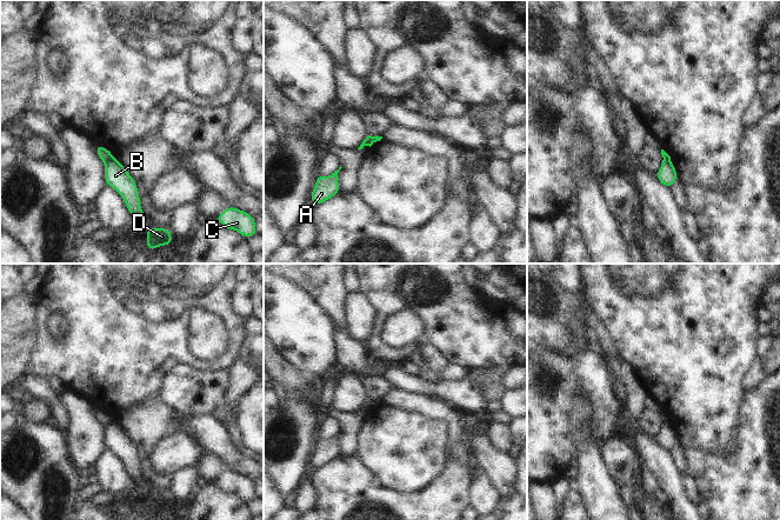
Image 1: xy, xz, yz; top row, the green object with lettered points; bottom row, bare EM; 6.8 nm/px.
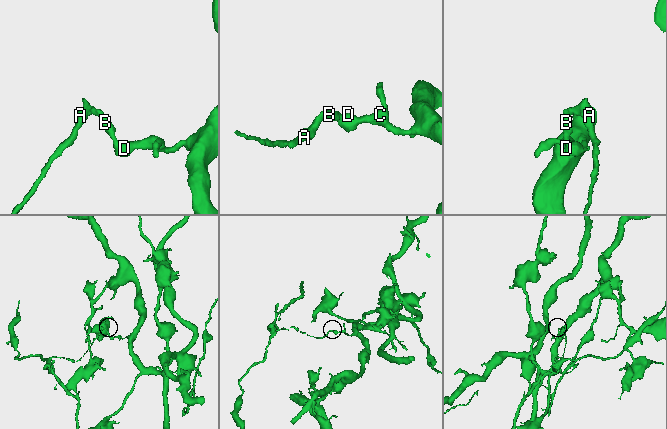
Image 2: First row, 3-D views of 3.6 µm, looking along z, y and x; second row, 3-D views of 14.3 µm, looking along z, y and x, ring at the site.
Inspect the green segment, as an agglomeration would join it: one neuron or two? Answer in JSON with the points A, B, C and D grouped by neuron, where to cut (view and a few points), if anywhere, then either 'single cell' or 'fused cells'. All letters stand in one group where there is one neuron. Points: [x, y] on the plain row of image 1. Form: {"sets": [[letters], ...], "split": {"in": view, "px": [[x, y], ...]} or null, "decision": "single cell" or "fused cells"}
{"sets": [["A"], ["B", "C", "D"]], "split": {"in": "xy", "px": [[112, 421], [105, 427]]}, "decision": "fused cells"}

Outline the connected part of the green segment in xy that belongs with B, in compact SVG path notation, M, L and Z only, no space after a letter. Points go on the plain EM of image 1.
M112 422L105 427L105 446L122 460L126 471L135 485L144 489L146 487L146 480L140 471L140 459L135 444L119 424Z

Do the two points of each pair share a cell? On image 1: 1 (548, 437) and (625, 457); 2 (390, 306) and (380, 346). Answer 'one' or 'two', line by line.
1: two
2: one

